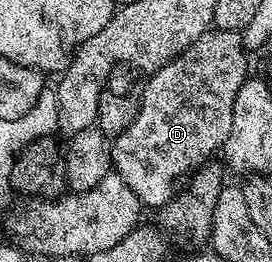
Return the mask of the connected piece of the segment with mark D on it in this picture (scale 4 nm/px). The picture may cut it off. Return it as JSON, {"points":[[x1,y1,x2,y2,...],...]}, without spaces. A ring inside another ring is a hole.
{"points":[[215,28,207,30,202,36,198,36,198,40,194,40,194,44,187,47,186,59,192,66,180,66,181,64,173,64,170,66,163,66,160,70,155,71,151,75,152,78,144,86,144,94,139,95,140,108,138,116,134,120,134,124,130,124,130,128,126,128,126,132,122,132,112,142,112,165,115,173,122,176,122,180,126,180,126,184,130,184,130,188,134,188,134,196,138,196,138,200,145,207,153,206,159,208,165,206,171,198,173,198,178,189,176,181,187,179,189,175,200,169,201,166,211,163,212,158,221,153,224,149,224,141,226,136,230,136,230,120,234,120,234,96,238,96,238,88,242,88,245,78,249,77,250,70,248,70,248,59,250,54,243,48,243,36,238,30,217,30]]}

